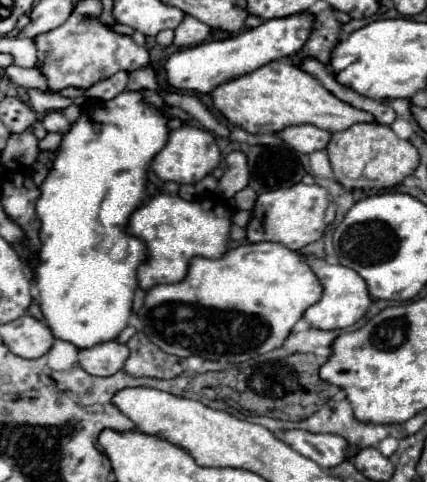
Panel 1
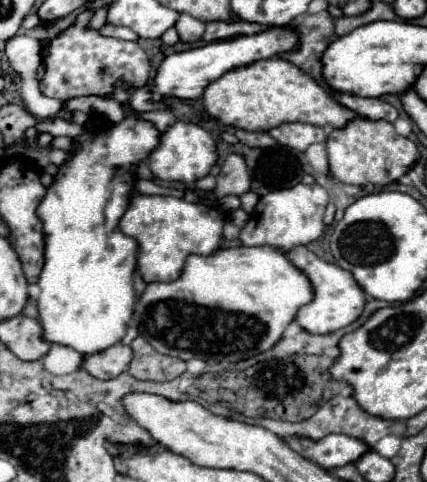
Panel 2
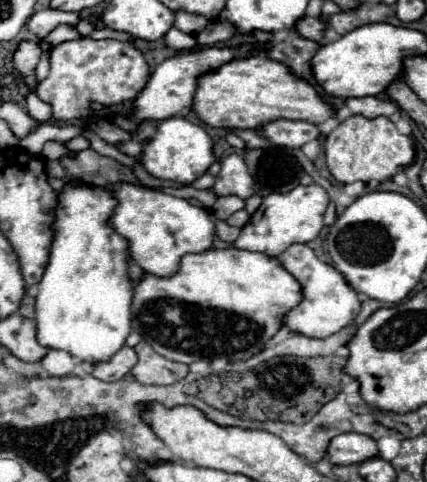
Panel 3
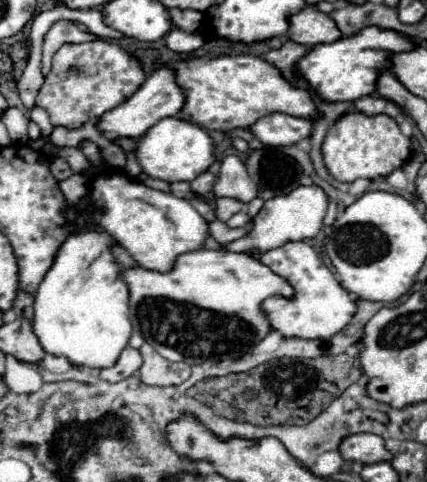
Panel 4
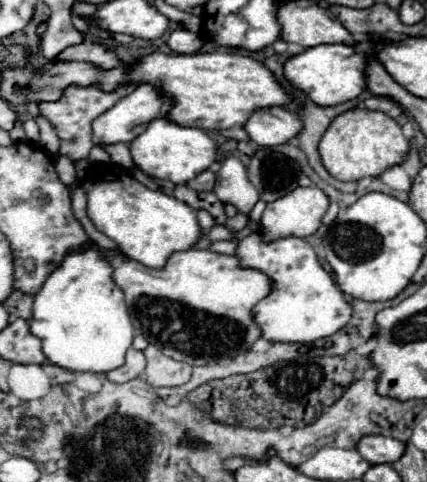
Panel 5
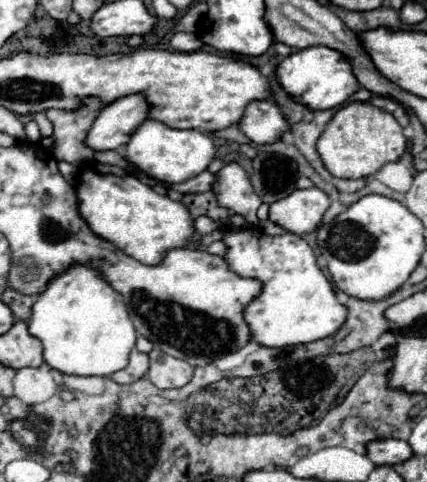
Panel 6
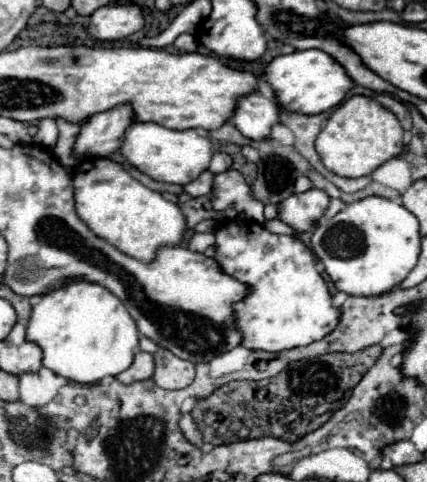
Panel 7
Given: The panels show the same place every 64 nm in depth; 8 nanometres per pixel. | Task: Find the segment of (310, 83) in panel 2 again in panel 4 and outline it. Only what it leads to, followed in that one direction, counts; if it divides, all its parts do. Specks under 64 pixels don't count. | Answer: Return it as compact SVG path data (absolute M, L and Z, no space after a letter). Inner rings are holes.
M202 56L186 58L170 66L176 70L178 86L186 90L182 114L202 128L222 132L250 128L256 120L274 112L308 120L316 120L316 116L320 116L310 90L292 86L276 66L258 56Z

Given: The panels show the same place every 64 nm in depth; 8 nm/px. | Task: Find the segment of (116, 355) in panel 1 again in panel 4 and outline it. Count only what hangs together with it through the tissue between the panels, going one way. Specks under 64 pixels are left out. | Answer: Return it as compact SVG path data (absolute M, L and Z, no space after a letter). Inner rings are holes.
M126 346L124 352L120 354L120 358L116 360L116 364L112 368L102 368L98 372L98 376L106 382L120 382L132 374L138 372L138 368L142 366L142 356L138 350Z

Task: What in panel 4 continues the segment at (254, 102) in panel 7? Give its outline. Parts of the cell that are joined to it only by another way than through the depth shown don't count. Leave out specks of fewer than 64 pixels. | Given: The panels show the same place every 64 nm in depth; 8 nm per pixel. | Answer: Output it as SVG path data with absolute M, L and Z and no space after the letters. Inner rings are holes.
M276 112L276 114L260 118L250 130L262 144L294 146L296 142L312 136L312 122Z

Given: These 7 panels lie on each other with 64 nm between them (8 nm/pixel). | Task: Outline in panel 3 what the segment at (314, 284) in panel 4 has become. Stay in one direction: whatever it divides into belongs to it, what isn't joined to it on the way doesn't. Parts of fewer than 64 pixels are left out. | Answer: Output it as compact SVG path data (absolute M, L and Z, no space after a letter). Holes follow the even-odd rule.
M292 244L284 254L278 256L278 260L290 274L294 274L304 290L304 300L288 312L284 326L310 338L326 338L340 332L358 316L362 304L358 292L344 280L344 276L334 266L318 260L312 248L308 248L306 244Z

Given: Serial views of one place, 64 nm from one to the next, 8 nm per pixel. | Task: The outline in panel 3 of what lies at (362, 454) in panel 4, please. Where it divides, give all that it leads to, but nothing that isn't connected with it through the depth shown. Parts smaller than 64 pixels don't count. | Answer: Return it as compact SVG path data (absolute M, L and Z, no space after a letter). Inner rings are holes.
M340 434L334 436L326 448L326 458L334 466L360 464L372 456L378 456L376 440L364 434Z

